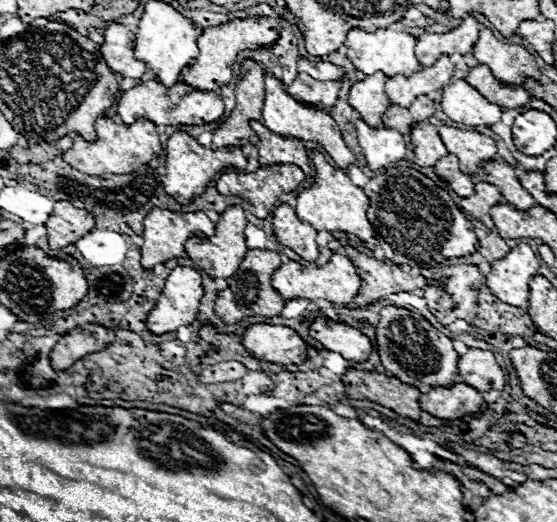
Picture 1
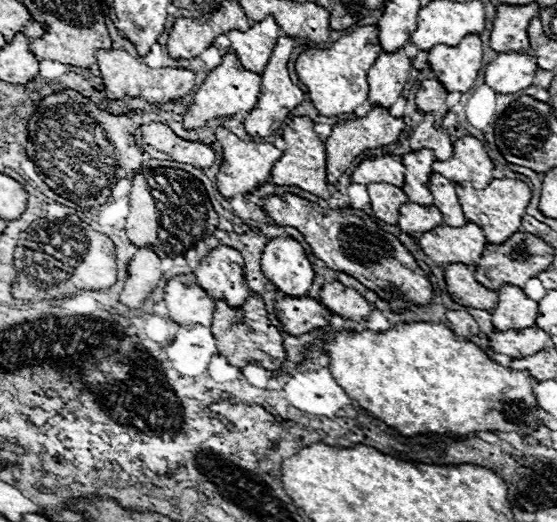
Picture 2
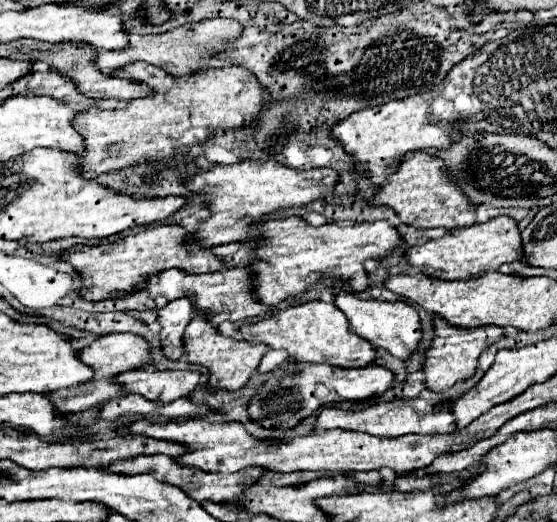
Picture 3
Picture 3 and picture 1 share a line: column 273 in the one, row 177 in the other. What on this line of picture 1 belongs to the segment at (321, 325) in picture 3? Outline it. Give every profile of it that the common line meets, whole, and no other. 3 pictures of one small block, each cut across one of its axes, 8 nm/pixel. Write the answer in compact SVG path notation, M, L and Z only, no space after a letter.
M314 150L310 158L314 162L316 180L314 180L312 188L298 194L296 214L300 216L300 220L312 224L312 228L316 228L318 232L322 232L322 230L324 232L348 232L348 234L356 234L364 242L374 238L374 228L366 218L366 210L370 206L370 200L364 194L364 190L354 186L342 170L330 166L320 152Z

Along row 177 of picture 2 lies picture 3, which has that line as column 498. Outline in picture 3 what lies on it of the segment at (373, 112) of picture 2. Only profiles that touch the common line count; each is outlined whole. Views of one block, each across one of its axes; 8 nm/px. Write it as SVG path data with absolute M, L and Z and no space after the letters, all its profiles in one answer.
M436 316L436 336L434 342L426 354L424 360L424 374L426 374L426 386L434 392L448 392L456 382L472 378L476 372L478 356L486 350L486 346L498 342L504 338L504 328L500 326L484 326L484 328L452 328L444 318Z

